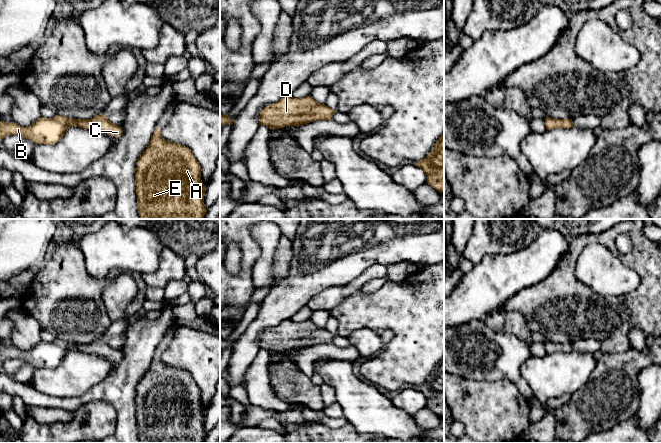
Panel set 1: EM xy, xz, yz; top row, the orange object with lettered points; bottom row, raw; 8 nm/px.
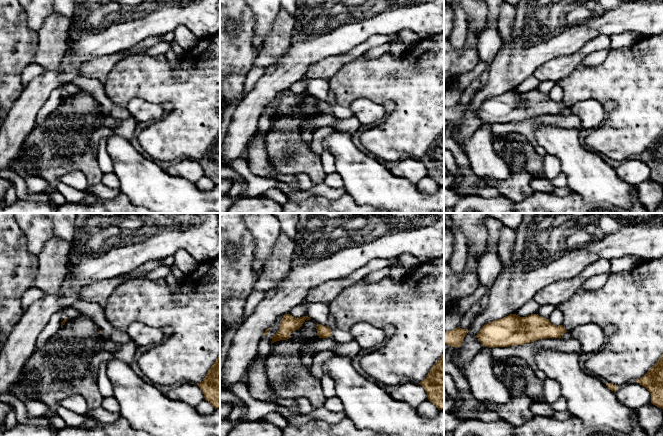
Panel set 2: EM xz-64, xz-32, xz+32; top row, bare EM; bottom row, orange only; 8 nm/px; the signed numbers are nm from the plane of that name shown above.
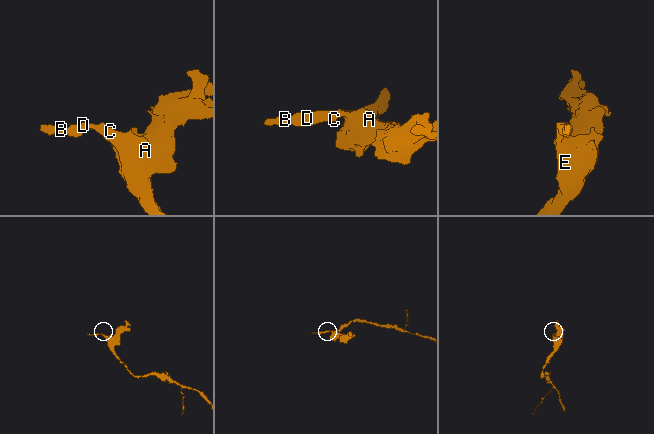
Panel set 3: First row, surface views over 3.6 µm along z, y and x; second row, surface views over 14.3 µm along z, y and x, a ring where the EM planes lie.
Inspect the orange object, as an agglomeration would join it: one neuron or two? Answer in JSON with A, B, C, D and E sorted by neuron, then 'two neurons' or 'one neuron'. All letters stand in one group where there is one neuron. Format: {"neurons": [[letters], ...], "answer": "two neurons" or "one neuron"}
{"neurons": [["A", "B", "C", "D", "E"]], "answer": "one neuron"}

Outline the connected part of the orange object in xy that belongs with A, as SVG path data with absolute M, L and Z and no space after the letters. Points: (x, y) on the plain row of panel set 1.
M159 352L154 354L147 373L138 383L135 410L138 437L141 443L204 443L207 436L204 428L206 409L201 404L199 386L188 371L166 365Z

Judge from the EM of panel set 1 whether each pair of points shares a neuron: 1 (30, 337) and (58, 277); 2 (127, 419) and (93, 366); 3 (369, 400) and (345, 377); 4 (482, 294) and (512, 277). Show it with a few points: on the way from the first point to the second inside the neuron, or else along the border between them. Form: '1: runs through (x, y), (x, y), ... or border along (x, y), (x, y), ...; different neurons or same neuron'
1: border along (22, 309), (29, 313), (43, 329); different neurons
2: border along (117, 362), (117, 365), (101, 381), (83, 394); different neurons
3: runs through (362, 397), (349, 384); same neuron
4: runs through (489, 287), (499, 277), (505, 277); same neuron

